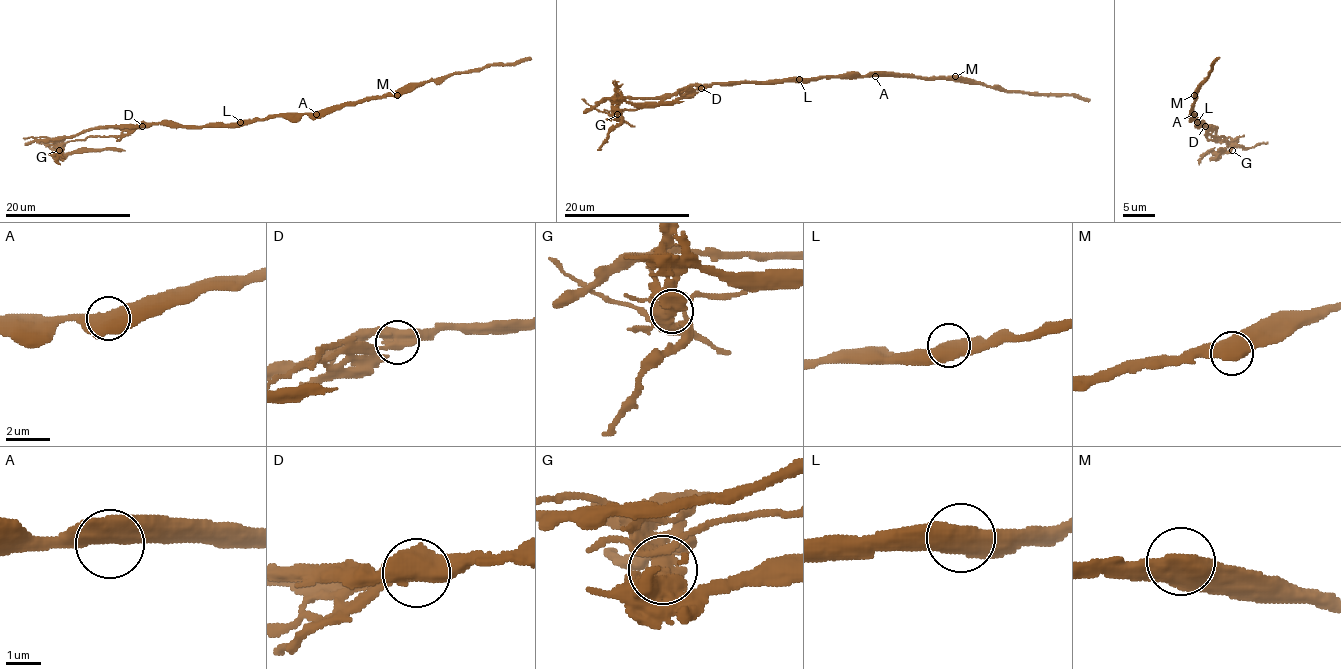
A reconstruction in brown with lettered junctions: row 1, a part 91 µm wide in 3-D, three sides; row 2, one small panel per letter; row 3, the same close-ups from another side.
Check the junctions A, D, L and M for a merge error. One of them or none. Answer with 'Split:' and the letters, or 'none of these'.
Split: D

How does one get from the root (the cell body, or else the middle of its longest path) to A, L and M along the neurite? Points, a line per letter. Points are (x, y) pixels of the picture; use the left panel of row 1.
A: (261, 120), (316, 114)
L: (261, 120), (240, 122)
M: (261, 120), (321, 114), (344, 104), (397, 95)

